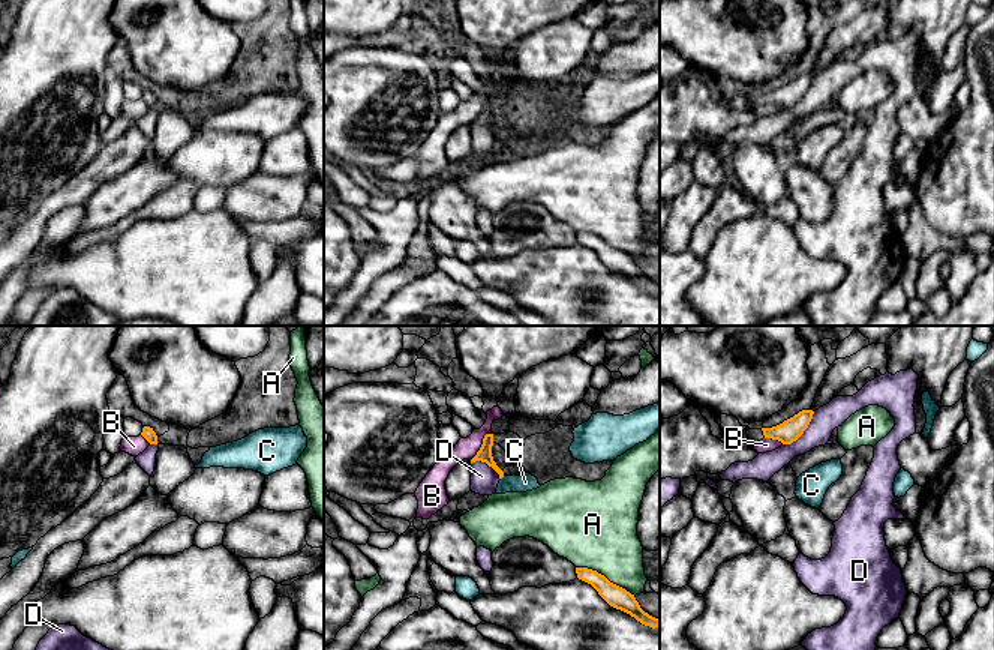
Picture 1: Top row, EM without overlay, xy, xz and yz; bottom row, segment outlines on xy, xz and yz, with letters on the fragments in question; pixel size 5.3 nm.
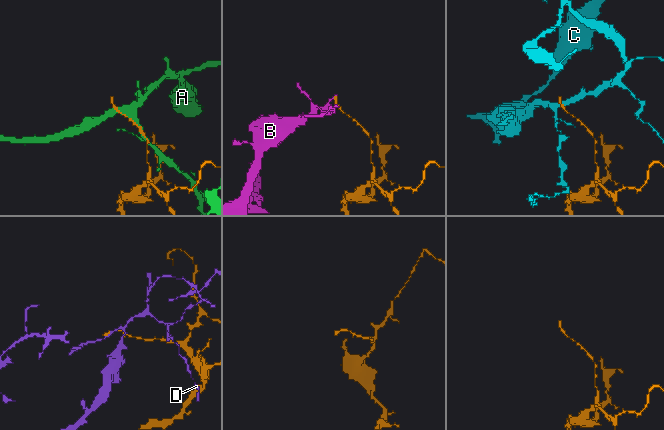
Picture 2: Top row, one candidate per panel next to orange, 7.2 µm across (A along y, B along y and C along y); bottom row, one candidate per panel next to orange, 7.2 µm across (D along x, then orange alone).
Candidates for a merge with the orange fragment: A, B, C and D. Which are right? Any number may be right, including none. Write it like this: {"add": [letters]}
{"add": []}

